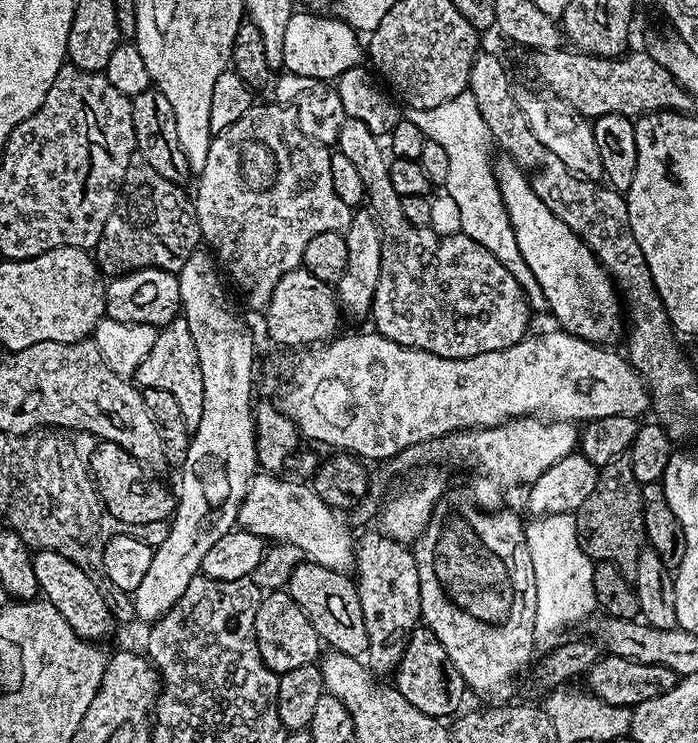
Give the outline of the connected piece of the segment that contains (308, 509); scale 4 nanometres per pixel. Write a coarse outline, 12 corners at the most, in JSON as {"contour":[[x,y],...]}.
{"contour":[[257,474],[237,525],[345,574],[354,536],[311,483]]}

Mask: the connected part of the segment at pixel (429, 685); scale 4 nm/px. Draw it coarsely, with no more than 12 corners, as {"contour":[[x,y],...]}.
{"contour":[[427,626],[404,644],[394,686],[422,714],[451,717],[466,693]]}

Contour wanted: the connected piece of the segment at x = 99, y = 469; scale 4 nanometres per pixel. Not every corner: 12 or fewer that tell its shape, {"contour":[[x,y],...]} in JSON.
{"contour":[[109,440],[90,455],[100,499],[121,525],[167,520],[177,497]]}

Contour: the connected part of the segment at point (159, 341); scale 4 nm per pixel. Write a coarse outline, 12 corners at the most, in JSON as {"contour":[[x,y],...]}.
{"contour":[[182,318],[157,331],[141,389],[170,390],[189,430],[202,422],[202,366]]}

